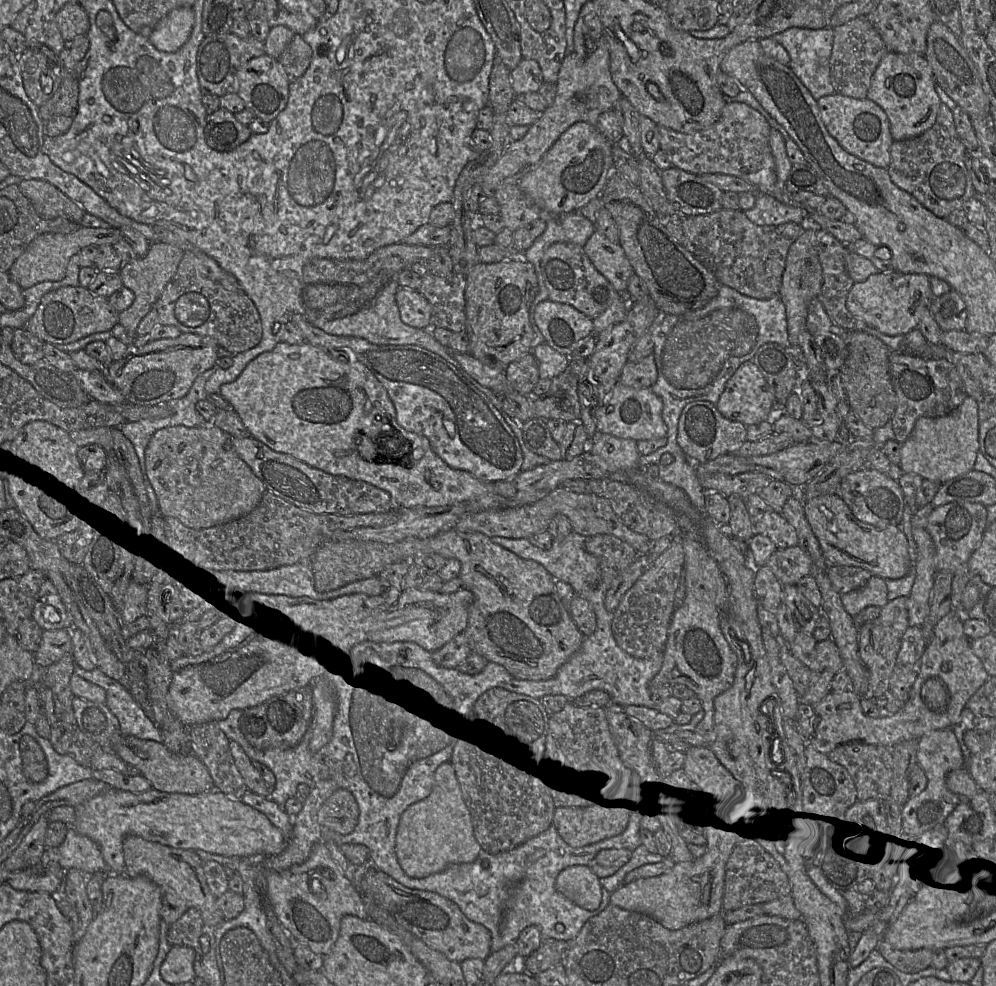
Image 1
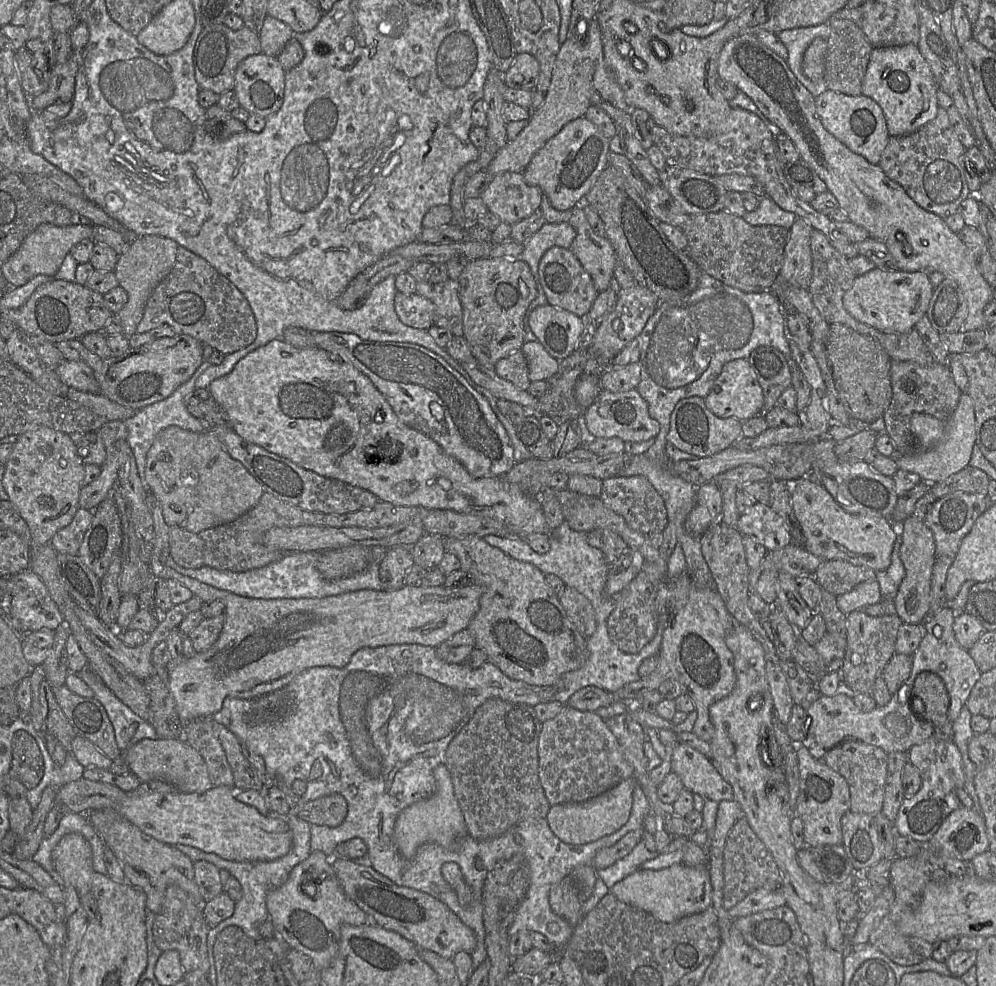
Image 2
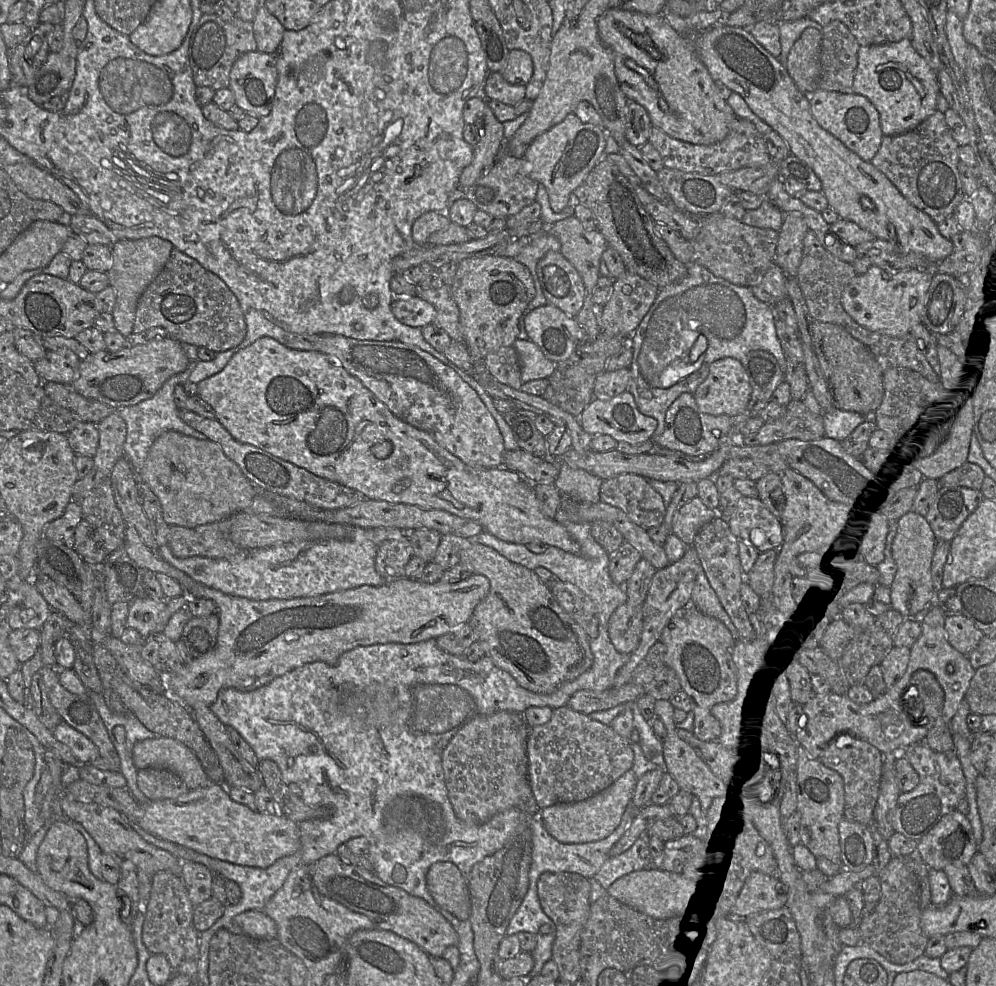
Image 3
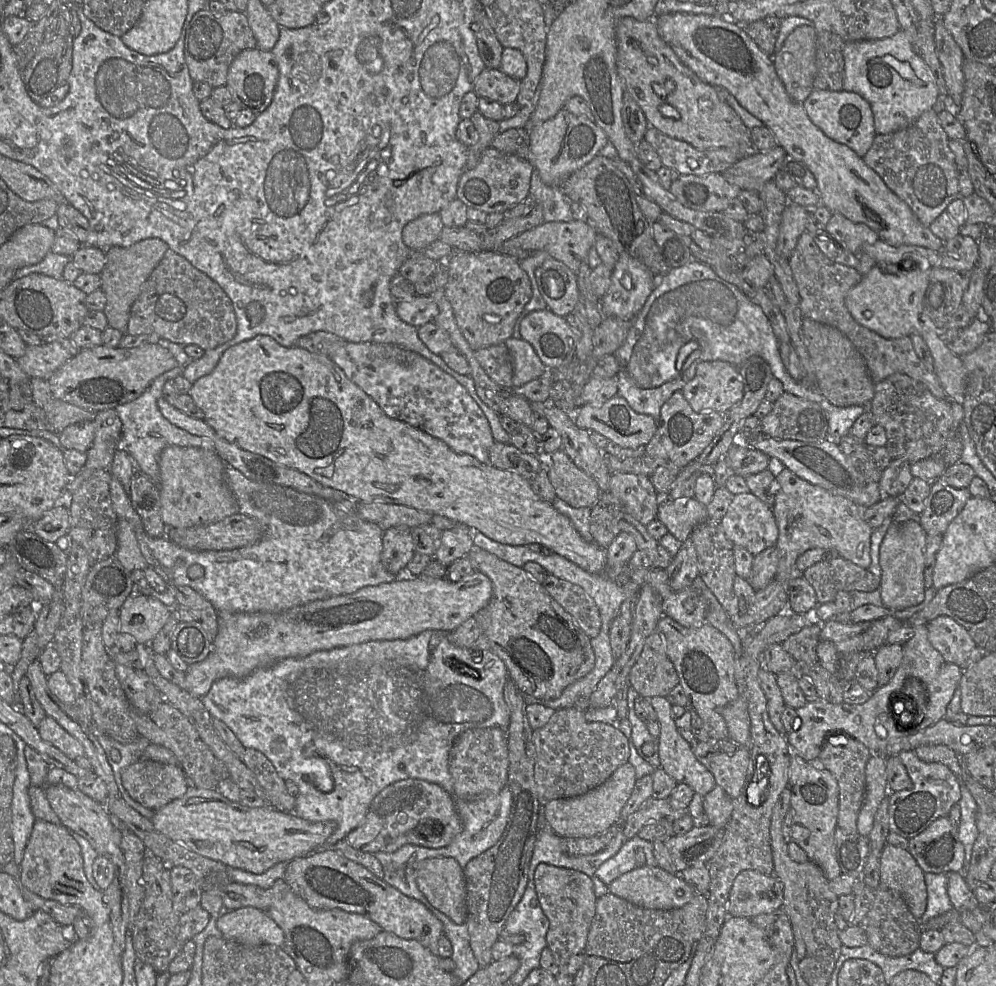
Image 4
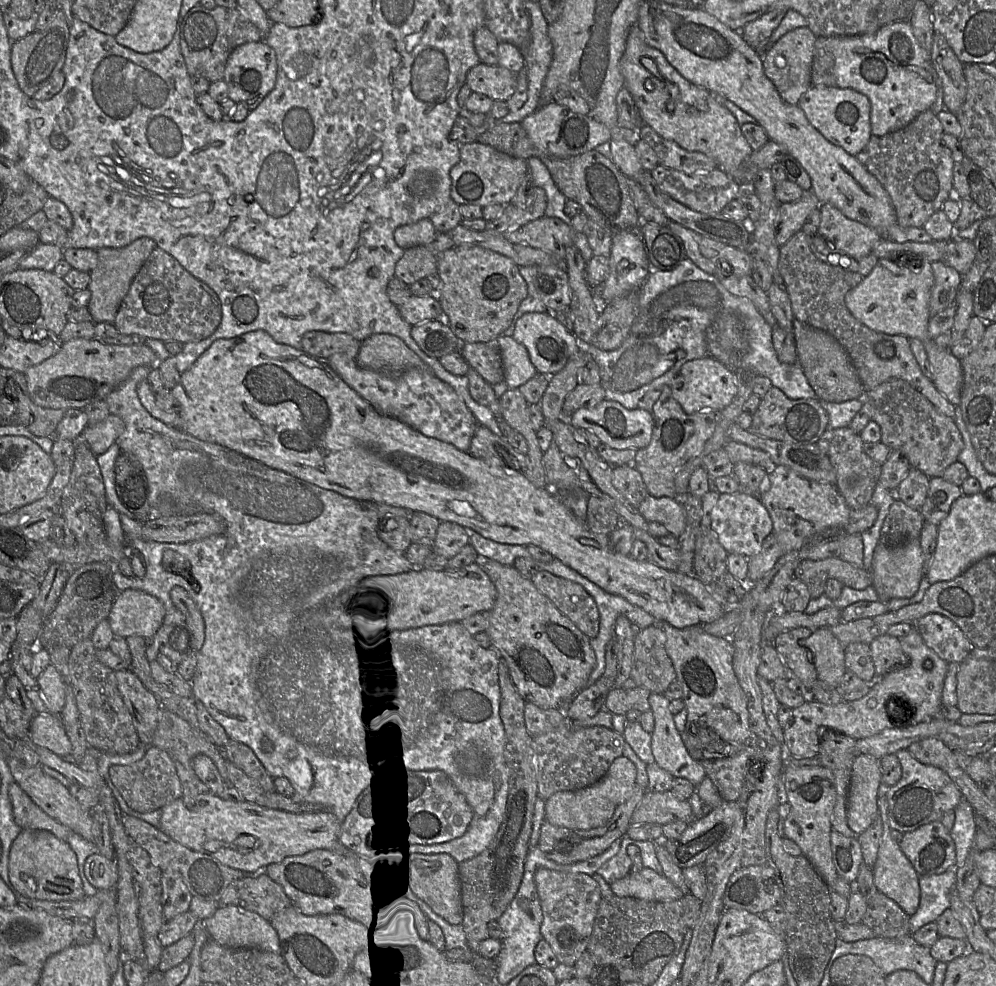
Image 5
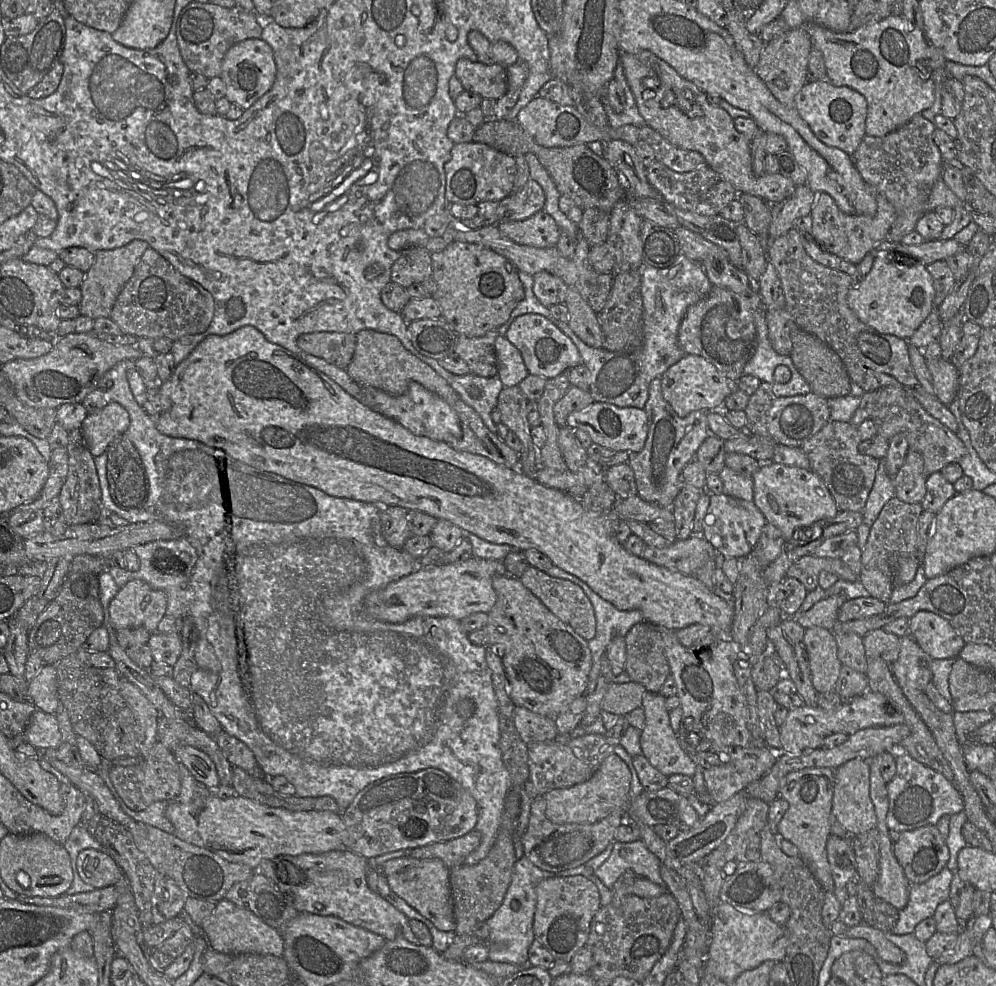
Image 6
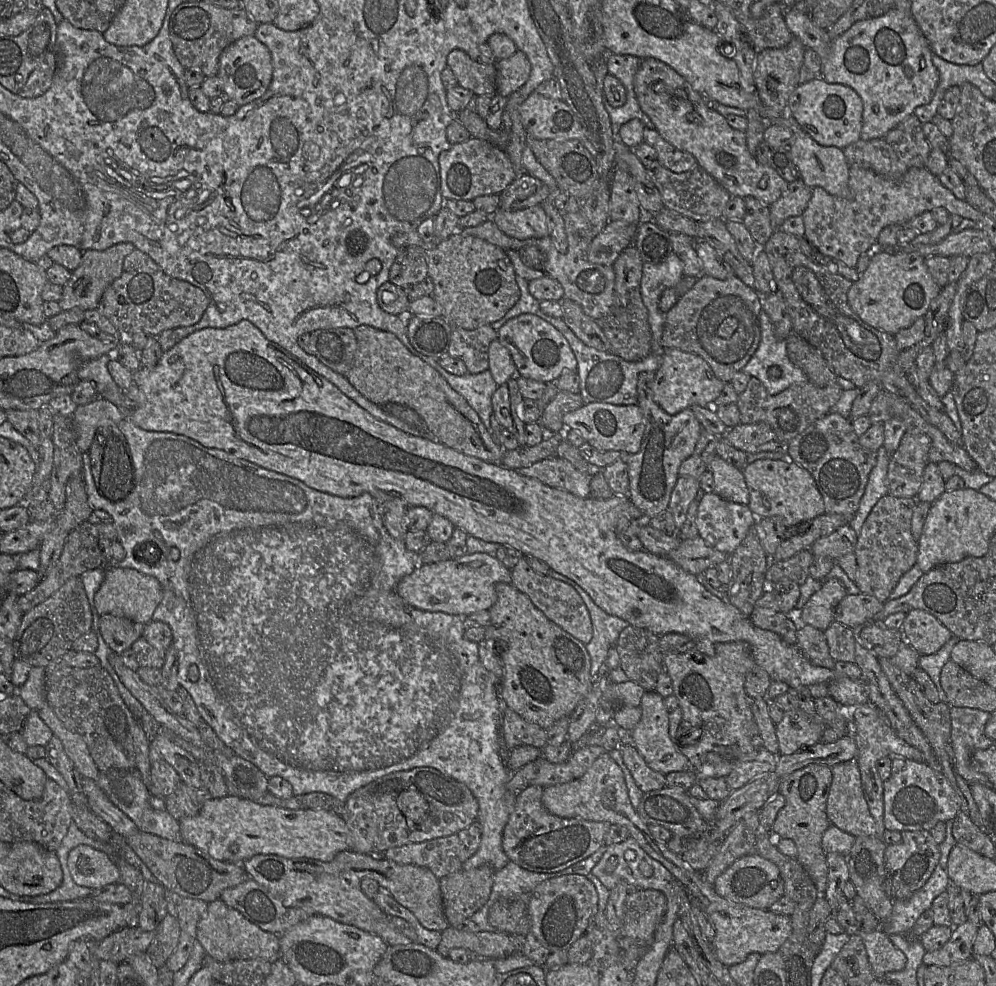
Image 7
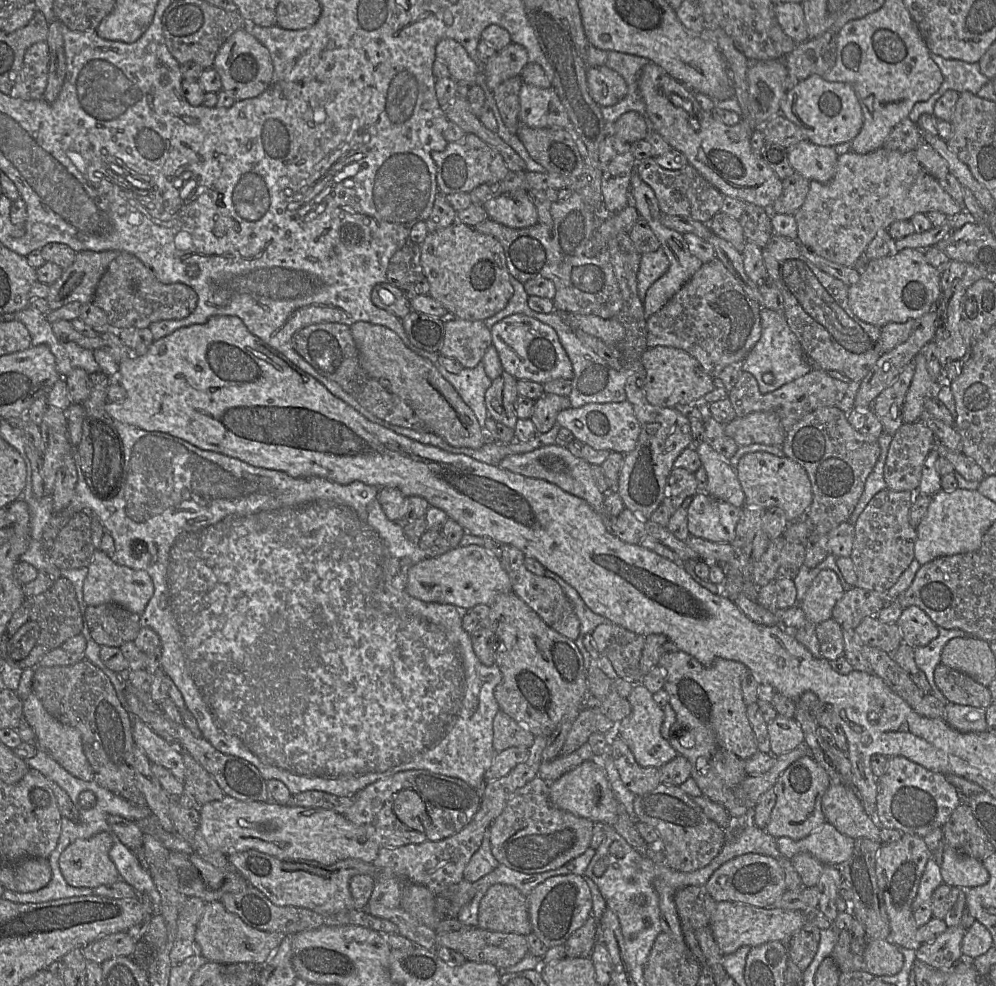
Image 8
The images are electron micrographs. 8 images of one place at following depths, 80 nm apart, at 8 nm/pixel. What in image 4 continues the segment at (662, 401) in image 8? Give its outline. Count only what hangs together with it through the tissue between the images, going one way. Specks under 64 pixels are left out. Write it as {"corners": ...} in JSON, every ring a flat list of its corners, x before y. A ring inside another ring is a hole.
{"corners":[[705,361,697,365,694,378,681,392,695,412,723,414,741,401,743,383,738,369,730,363]]}

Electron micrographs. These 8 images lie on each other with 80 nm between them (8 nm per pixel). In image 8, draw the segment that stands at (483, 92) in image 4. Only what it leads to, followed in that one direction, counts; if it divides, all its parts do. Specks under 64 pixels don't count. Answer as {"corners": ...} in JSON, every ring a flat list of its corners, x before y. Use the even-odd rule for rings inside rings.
{"corners":[[450,38,442,39,435,51,436,58,447,64,451,78,456,82,465,82,469,86,476,84,483,65,475,63,459,42]]}

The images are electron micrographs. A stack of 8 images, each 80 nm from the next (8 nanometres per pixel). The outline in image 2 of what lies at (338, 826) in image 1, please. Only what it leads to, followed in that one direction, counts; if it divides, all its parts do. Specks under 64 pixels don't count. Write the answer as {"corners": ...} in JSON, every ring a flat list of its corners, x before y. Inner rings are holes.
{"corners":[[276,776,273,779,273,785,292,800,292,808,289,814,295,814,310,824,337,827,347,816,347,801,339,793,333,793,316,800,299,803,300,796,292,792,291,787,284,782,282,777]]}

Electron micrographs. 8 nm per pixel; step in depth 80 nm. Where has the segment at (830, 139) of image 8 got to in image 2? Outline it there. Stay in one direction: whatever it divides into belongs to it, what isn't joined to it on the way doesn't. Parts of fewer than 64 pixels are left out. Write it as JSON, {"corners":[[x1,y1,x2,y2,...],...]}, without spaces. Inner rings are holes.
{"corners":[[828,89,814,99,823,127,850,151,878,165,890,138,881,107,867,96,848,96]]}

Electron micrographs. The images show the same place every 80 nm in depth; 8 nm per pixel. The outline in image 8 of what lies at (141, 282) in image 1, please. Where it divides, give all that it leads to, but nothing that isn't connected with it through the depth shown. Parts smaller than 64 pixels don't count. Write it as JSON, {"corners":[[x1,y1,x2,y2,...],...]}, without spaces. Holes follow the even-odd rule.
{"corners":[[114,250,77,252,74,263,50,285,46,300,51,311,71,302,92,302,101,277,119,254]]}

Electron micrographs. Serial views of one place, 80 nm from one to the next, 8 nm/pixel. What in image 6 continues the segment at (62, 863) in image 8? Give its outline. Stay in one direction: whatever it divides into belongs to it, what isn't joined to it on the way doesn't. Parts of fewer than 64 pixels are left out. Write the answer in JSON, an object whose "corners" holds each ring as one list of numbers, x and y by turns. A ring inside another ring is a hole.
{"corners":[[82,850,76,859,76,869,80,878,96,889,115,885,123,879,123,871,106,851]]}

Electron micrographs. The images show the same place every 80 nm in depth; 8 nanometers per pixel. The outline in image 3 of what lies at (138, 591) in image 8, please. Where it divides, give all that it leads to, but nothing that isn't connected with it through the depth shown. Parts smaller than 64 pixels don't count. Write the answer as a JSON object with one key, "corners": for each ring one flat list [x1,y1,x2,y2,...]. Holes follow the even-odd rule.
{"corners":[[139,595,129,603,126,628,137,630,144,639,157,637,170,620,167,600,157,601]]}

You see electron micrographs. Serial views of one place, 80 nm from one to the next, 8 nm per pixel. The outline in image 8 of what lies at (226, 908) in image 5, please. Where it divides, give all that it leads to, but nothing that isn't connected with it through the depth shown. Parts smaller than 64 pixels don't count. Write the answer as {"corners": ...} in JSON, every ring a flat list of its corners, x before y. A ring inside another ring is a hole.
{"corners":[[212,901,205,904,204,912,197,925,195,941,200,945,202,954,209,960,219,964,254,963,263,965,280,945,283,937,279,932,267,932,247,925,237,914,229,912,221,901]]}

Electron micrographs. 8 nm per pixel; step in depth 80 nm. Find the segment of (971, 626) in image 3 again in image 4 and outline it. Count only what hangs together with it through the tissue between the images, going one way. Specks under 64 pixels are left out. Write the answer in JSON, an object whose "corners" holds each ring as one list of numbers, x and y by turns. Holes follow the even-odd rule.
{"corners":[[940,615,927,622,928,639,931,645,948,663,963,670,967,659,976,647,967,630,951,617]]}

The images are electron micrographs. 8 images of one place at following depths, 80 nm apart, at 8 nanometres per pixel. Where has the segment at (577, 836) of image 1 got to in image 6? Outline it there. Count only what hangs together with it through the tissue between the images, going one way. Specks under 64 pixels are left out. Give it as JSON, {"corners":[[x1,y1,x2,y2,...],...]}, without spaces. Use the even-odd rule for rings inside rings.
{"corners":[[613,753,613,754,609,755,603,761,600,768,597,770,597,772,586,782,583,782,581,784,577,784,577,785,572,786,572,787,554,789,554,790,547,792,543,796,544,799,545,799,545,803,546,803,545,813,546,813,546,816,548,817,548,819,555,824,593,824,593,823,596,823,596,822,604,819,604,818,608,817,615,810,622,810,622,808,627,808,626,821,632,822,631,820,628,819,628,809,629,809,629,804,630,804,630,787,631,787,631,772,630,772,630,769,629,769,628,765,618,755]]}

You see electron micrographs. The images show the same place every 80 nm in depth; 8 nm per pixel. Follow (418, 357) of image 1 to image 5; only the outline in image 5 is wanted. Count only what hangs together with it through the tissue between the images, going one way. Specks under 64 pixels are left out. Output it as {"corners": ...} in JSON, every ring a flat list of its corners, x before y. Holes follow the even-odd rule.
{"corners":[[335,354,324,361,327,361,343,381,380,414,395,418,424,436,468,452,479,423,454,389,431,371,409,369,399,375,390,376,360,368,356,358,348,358,344,354]]}

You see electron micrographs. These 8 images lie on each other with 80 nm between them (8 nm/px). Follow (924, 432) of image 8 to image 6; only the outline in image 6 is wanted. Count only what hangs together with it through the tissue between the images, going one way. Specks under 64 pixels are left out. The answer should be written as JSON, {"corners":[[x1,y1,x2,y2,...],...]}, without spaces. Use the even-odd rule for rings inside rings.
{"corners":[[908,449,904,464,893,478,895,497,906,503,920,504,926,493,927,476,921,454]]}

